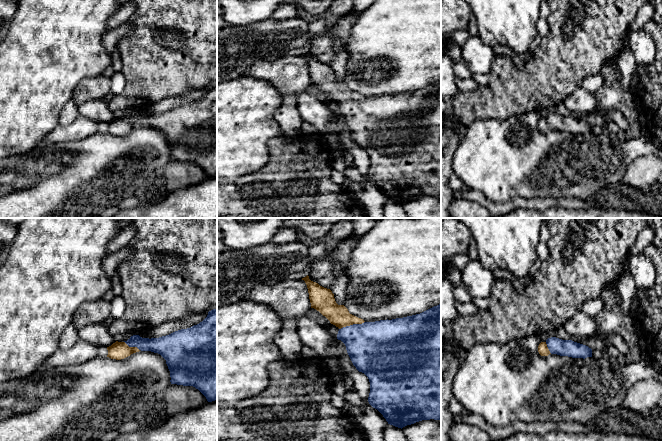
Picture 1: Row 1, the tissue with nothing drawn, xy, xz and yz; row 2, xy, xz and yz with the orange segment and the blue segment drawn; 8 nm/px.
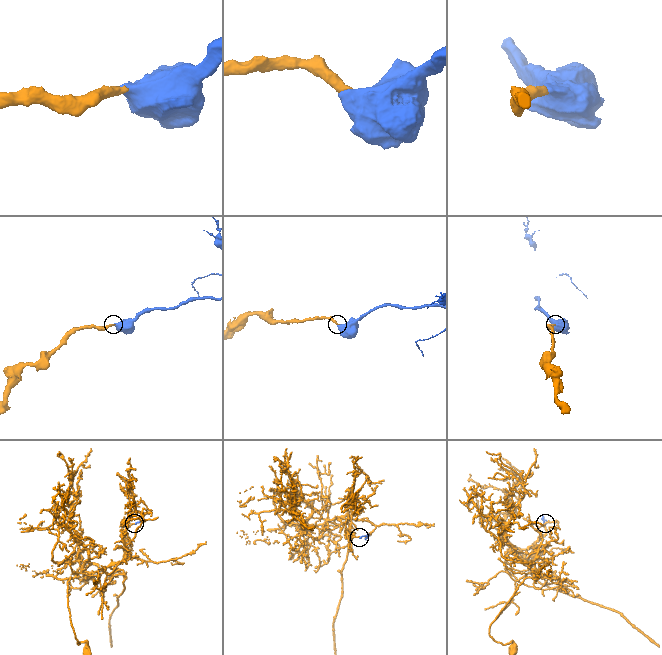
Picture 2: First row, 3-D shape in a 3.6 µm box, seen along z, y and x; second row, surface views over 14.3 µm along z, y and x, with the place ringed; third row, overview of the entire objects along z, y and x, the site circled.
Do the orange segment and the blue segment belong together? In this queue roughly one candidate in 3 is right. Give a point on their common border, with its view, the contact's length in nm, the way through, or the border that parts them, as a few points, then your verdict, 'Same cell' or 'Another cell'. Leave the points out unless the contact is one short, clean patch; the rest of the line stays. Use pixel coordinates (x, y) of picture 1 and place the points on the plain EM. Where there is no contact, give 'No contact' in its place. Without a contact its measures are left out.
Touches orange at xz (351, 100). Shared border 220 nm. Path across: xz (338, 91), (351, 100), (372, 123). Same cell

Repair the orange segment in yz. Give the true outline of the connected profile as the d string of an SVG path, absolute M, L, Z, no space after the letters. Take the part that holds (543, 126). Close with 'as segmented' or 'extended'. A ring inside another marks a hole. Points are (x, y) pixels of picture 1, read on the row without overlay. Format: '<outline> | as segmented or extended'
M556 113L548 114L538 122L538 128L541 132L557 130L572 134L592 133L592 125L586 121L574 118L572 116L562 116Z | extended

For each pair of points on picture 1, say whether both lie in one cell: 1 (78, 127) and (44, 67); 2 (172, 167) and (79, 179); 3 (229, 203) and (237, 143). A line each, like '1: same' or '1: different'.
1: different
2: different
3: different

